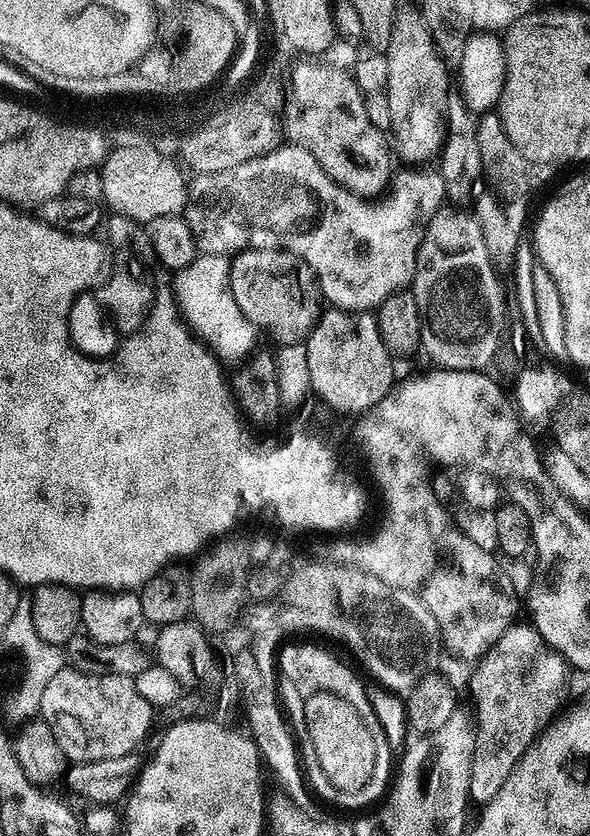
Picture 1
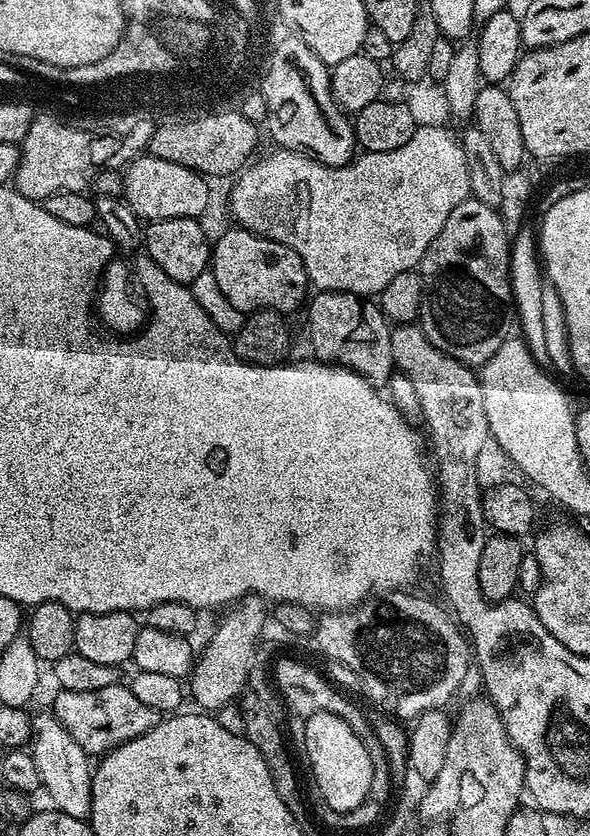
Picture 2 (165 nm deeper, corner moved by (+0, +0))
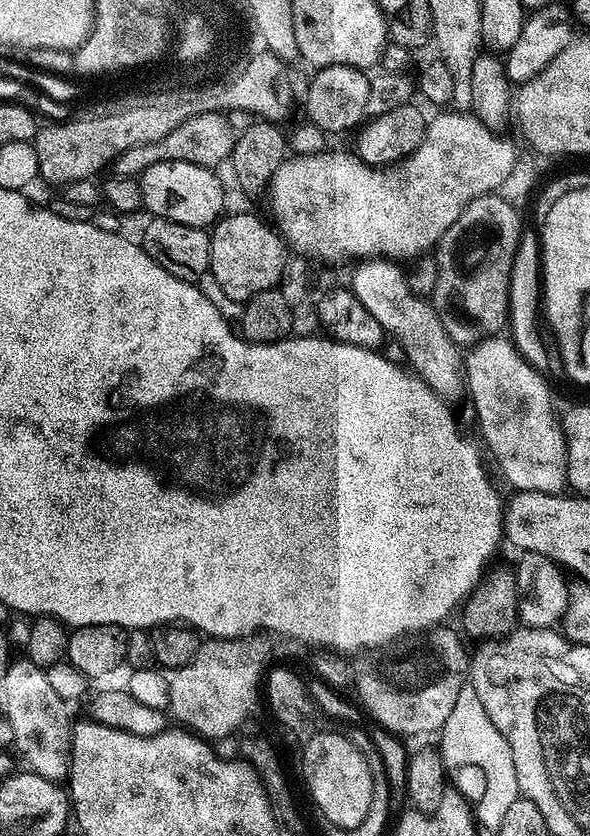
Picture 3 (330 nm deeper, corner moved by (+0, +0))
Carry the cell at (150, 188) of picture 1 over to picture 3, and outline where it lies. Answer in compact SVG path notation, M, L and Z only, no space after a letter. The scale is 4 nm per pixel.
M158 162L138 177L144 208L152 211L153 217L207 229L215 224L225 211L224 188L216 175L213 169L203 168L194 162Z

